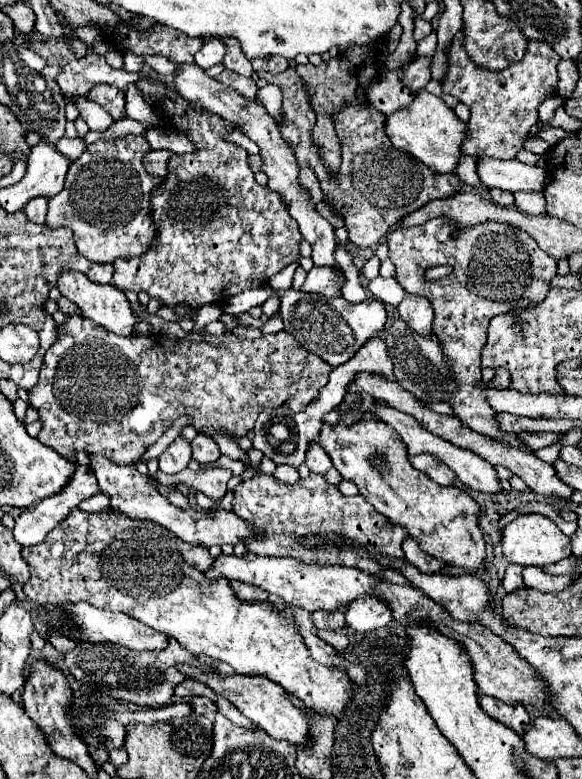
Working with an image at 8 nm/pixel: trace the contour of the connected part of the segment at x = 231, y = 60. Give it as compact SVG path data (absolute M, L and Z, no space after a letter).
M222 37L224 45L226 45L226 55L224 55L224 67L242 75L242 77L252 77L254 69L250 65L250 61L244 57L242 49L240 49L240 43L236 39L228 39L228 37Z

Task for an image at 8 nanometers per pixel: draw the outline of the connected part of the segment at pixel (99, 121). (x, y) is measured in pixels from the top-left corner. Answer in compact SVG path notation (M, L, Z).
M84 97L72 99L72 101L76 101L76 105L80 109L80 117L88 123L90 131L106 131L114 123L112 115L102 105L98 105L94 101L88 101Z

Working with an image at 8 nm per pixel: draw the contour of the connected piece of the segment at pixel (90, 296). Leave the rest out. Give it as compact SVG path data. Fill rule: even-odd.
M64 271L64 275L60 275L60 283L58 283L58 289L60 293L70 299L72 303L76 303L82 311L82 315L94 323L98 323L100 327L116 333L116 335L122 335L122 337L128 337L134 333L134 327L142 321L138 315L134 315L132 311L132 305L130 301L126 299L126 295L116 289L114 285L108 285L108 287L98 287L96 283L88 283L88 279L84 279L84 275L80 273L74 273L74 271Z

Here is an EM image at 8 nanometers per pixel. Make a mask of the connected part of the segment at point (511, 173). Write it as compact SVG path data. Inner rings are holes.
M480 159L476 161L476 173L484 187L502 189L502 191L544 191L548 185L548 173L544 167L526 165L516 159Z

